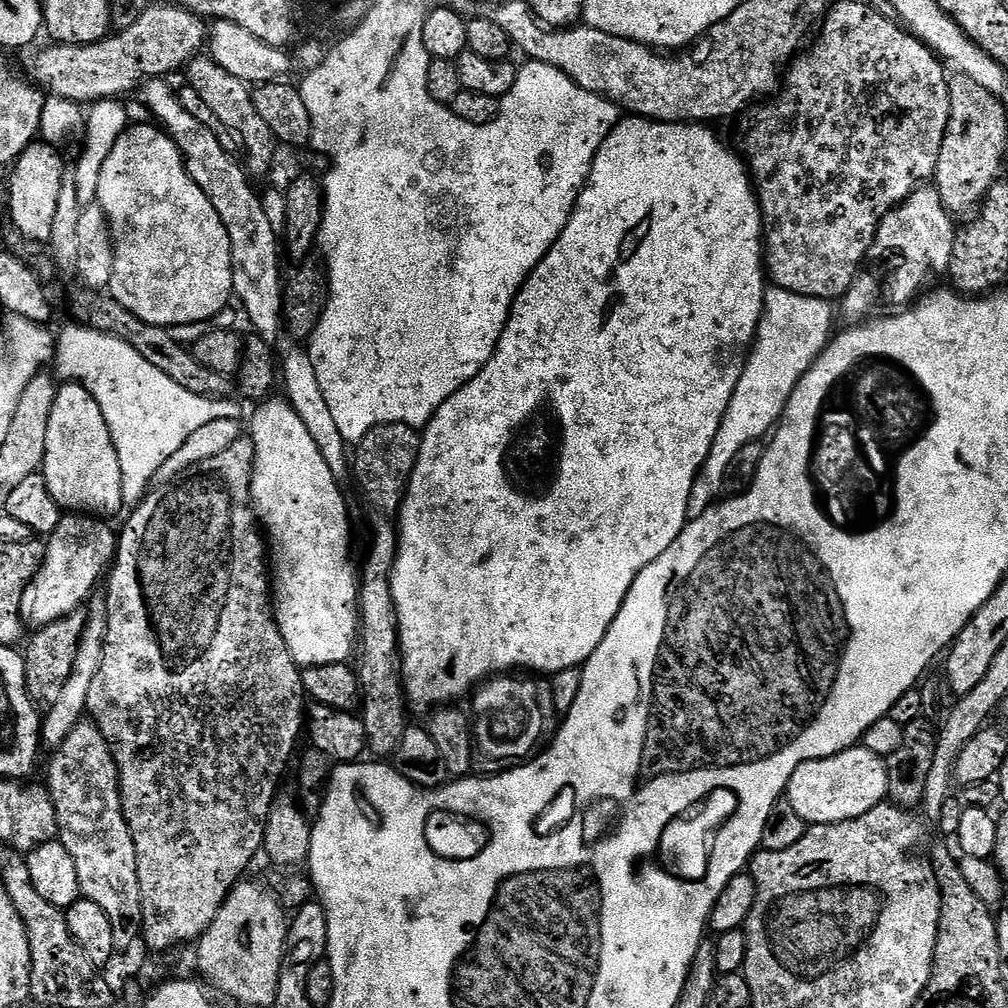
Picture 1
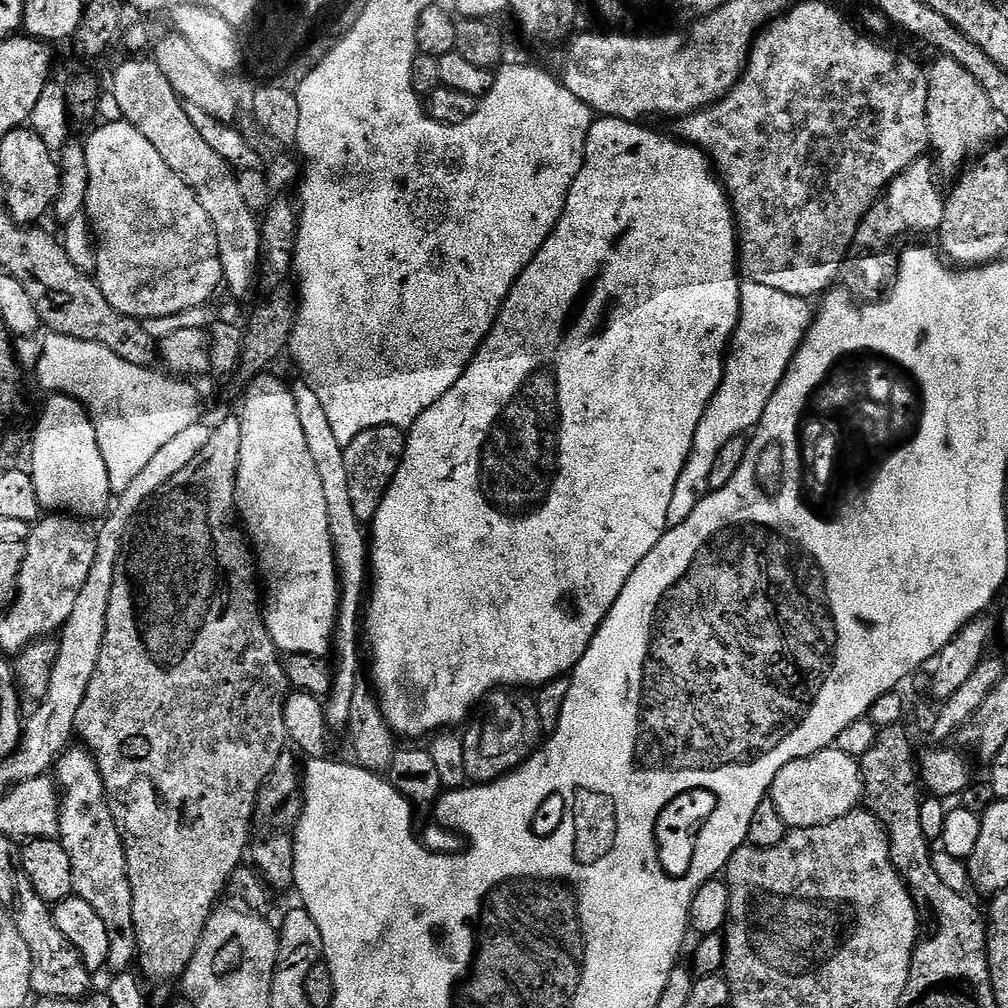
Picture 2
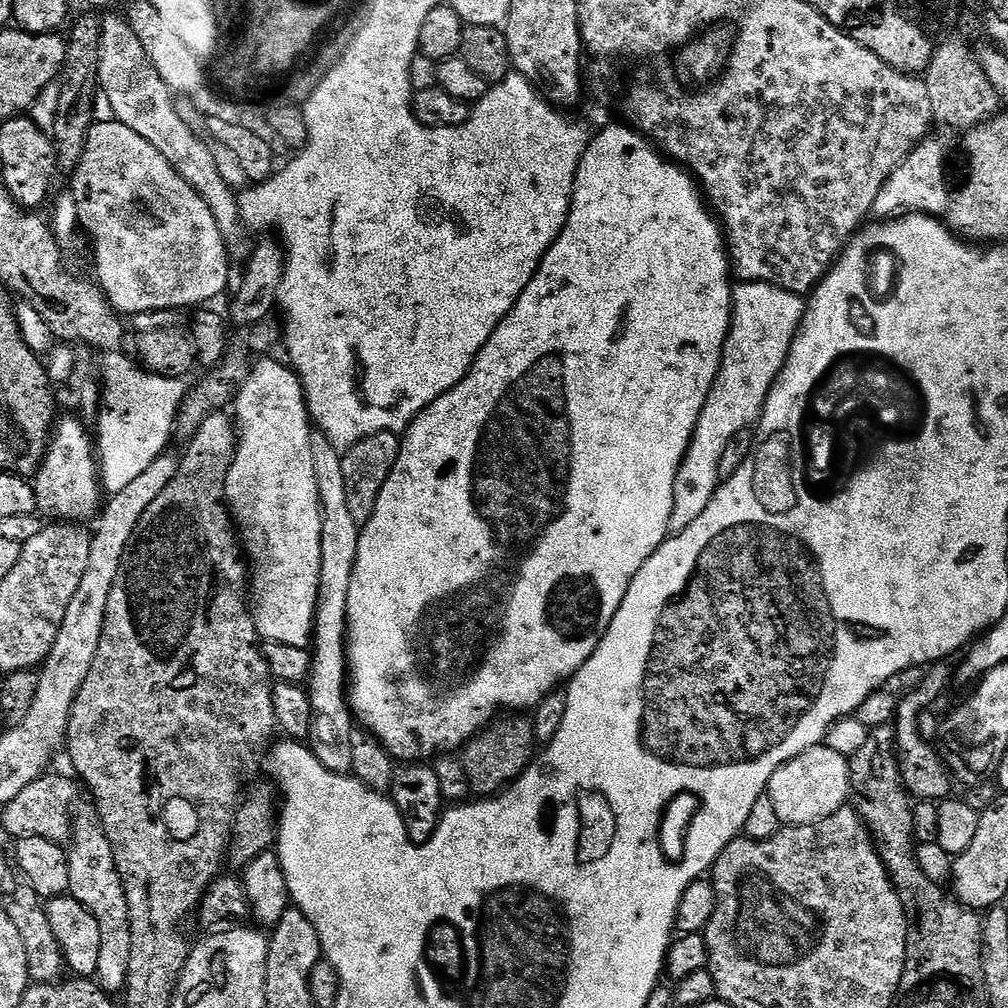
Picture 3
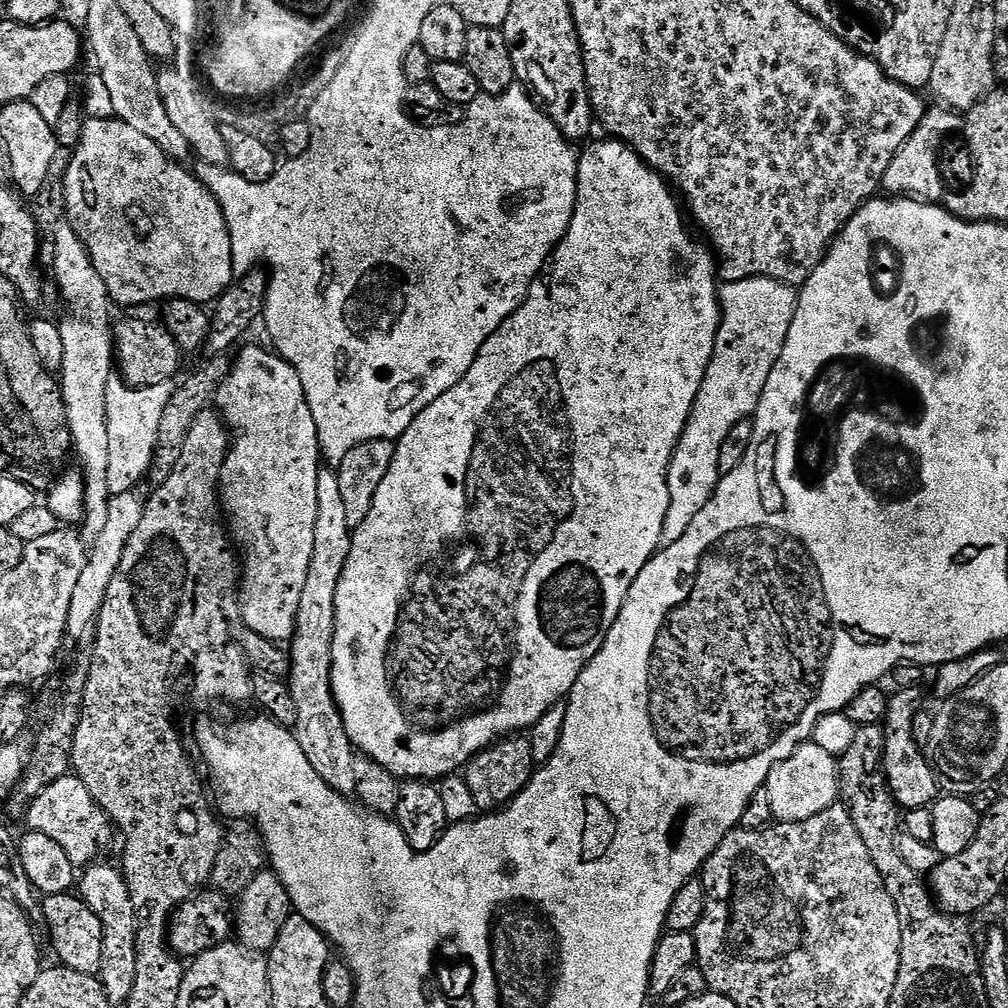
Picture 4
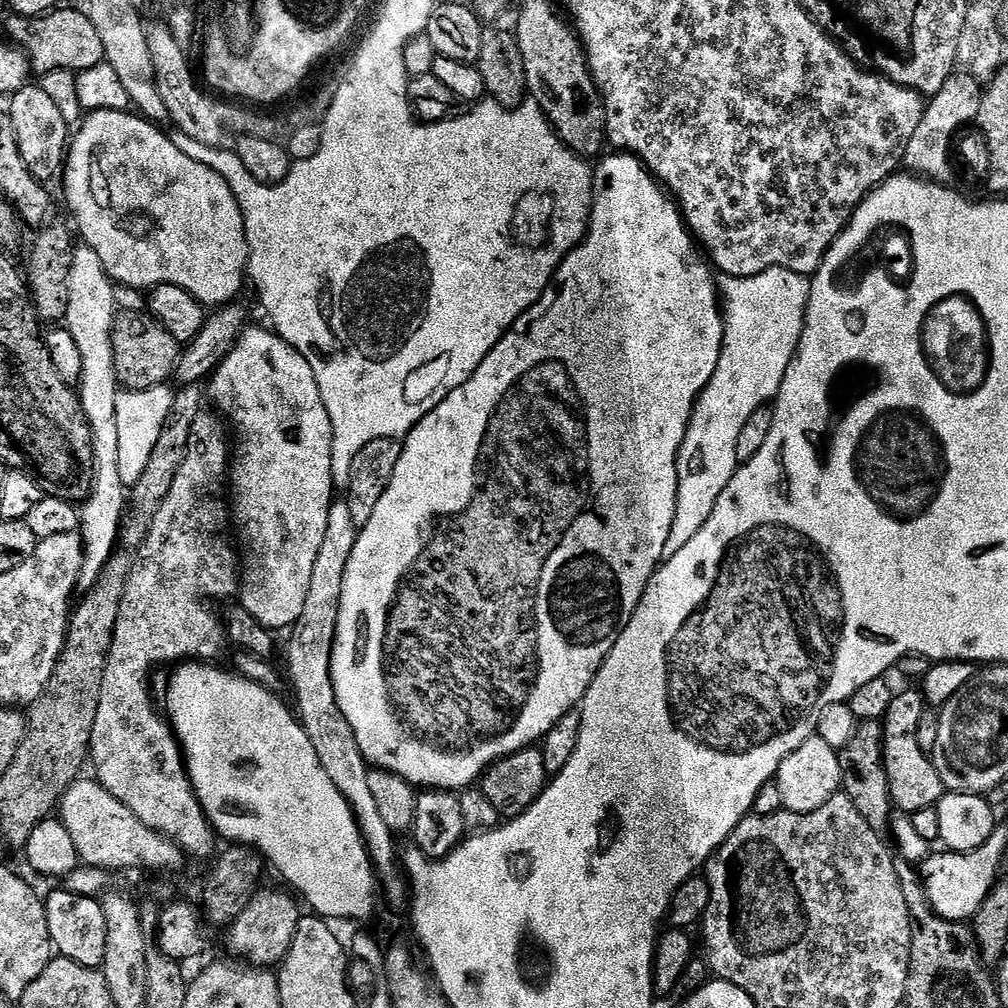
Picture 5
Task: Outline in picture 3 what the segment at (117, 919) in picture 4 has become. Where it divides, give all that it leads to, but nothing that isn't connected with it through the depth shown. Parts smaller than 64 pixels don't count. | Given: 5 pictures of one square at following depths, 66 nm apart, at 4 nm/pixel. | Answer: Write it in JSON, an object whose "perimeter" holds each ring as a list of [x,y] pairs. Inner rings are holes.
{"perimeter":[[[84,816],[80,820],[79,817],[78,827],[75,829],[67,853],[68,865],[70,866],[68,892],[96,915],[96,921],[99,922],[102,930],[102,954],[98,954],[98,970],[96,971],[98,983],[109,994],[123,993],[128,982],[128,971],[130,970],[130,960],[132,958],[132,926],[130,924],[130,914],[128,913],[126,890],[116,865],[116,855],[112,849],[112,844],[108,841],[108,835],[104,832],[104,825],[100,823],[99,819],[92,817],[91,820],[90,817]]]}

